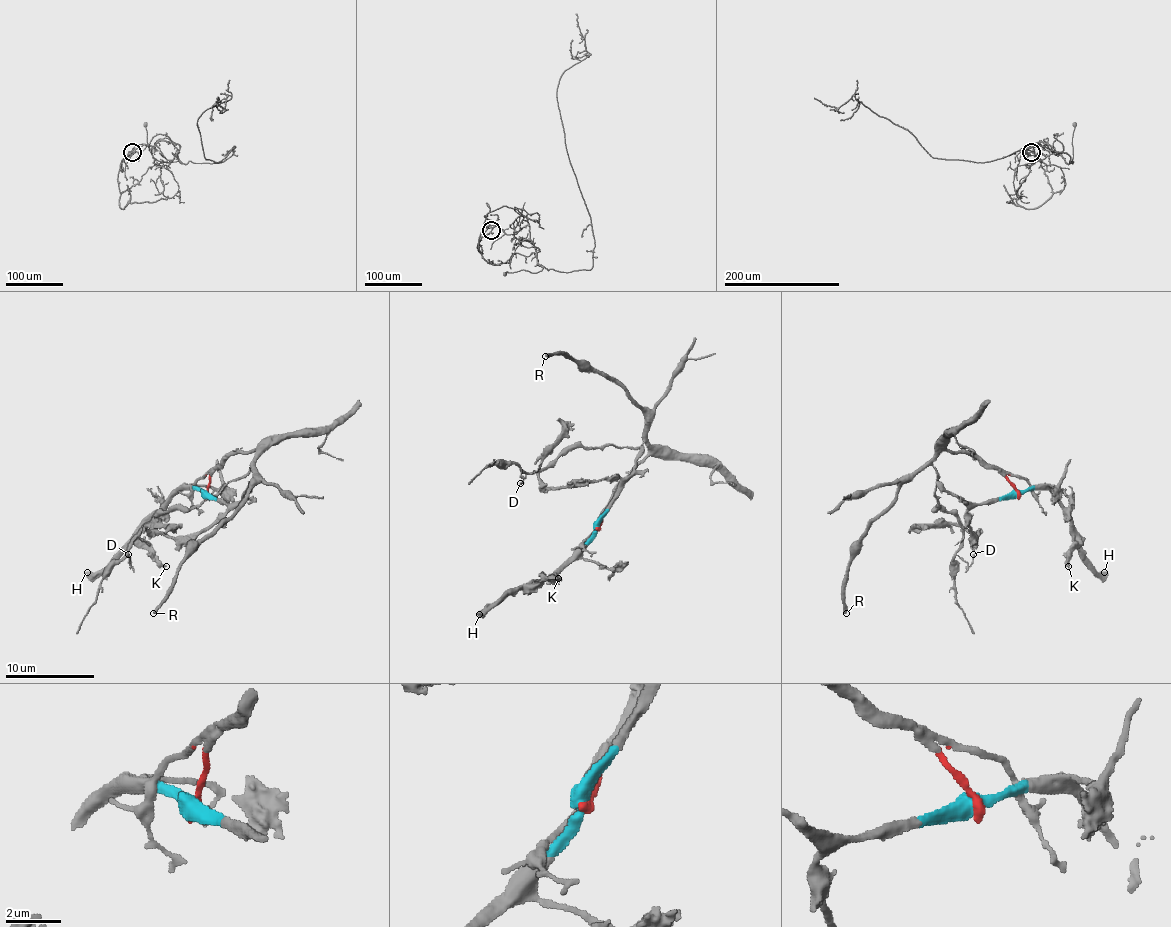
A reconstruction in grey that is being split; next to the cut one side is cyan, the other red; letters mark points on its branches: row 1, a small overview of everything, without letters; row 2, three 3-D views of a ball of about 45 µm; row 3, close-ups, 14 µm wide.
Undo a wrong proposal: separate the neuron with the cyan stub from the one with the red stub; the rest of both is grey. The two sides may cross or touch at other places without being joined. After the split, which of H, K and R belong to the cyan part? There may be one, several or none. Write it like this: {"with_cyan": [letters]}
{"with_cyan": ["H", "K"]}

